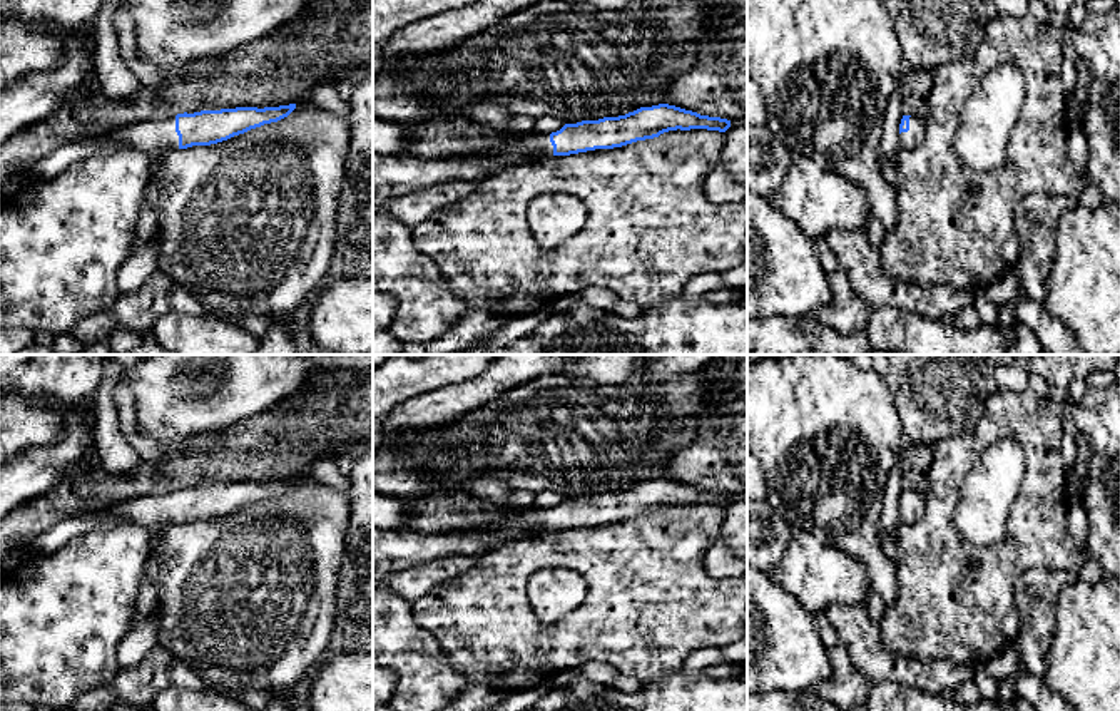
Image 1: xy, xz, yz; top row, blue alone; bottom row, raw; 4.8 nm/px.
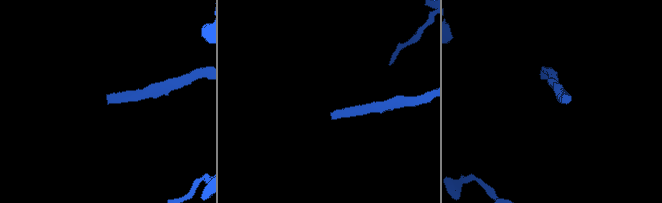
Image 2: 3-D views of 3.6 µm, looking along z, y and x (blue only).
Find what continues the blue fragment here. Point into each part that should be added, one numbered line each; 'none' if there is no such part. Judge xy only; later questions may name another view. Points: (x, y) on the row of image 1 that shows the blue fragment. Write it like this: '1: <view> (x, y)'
1: xy (151, 136)

